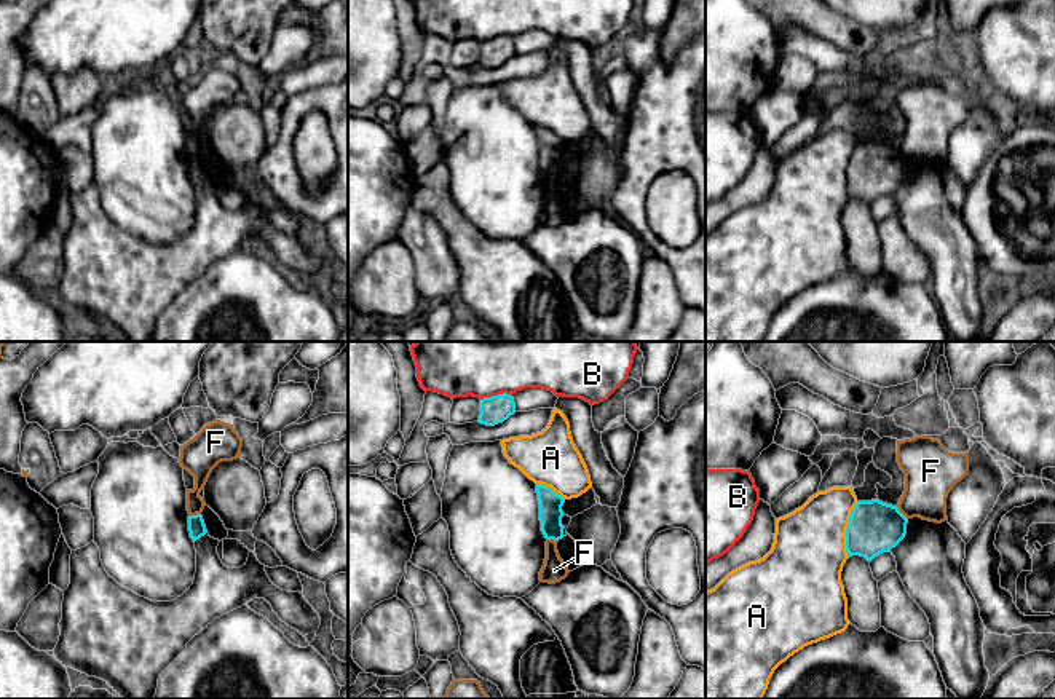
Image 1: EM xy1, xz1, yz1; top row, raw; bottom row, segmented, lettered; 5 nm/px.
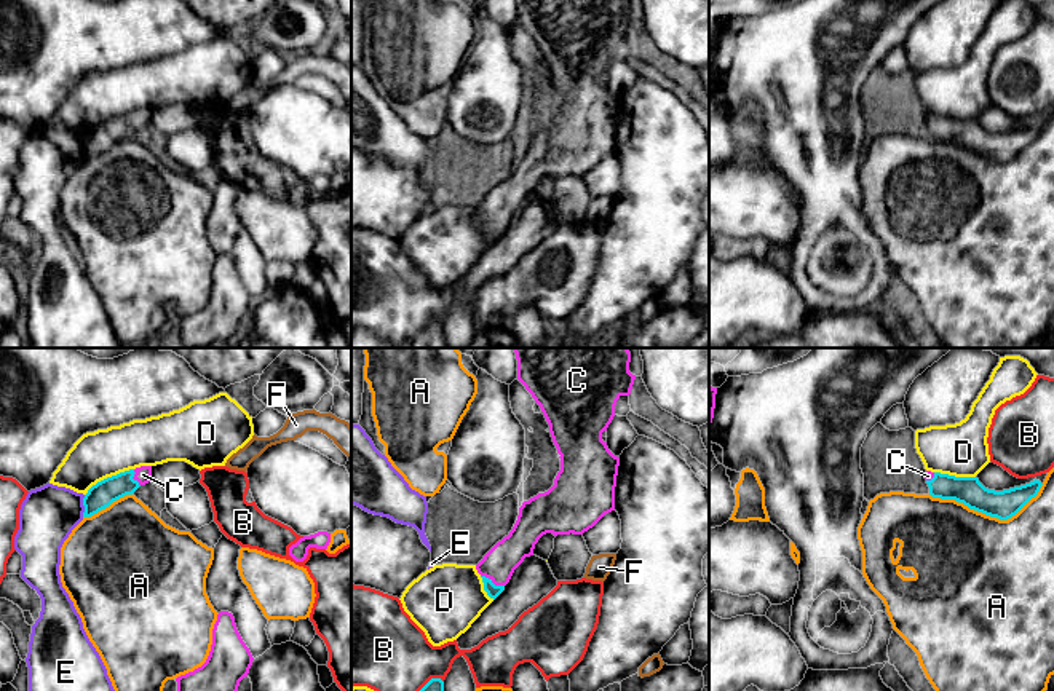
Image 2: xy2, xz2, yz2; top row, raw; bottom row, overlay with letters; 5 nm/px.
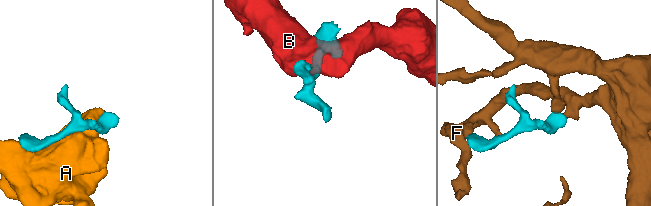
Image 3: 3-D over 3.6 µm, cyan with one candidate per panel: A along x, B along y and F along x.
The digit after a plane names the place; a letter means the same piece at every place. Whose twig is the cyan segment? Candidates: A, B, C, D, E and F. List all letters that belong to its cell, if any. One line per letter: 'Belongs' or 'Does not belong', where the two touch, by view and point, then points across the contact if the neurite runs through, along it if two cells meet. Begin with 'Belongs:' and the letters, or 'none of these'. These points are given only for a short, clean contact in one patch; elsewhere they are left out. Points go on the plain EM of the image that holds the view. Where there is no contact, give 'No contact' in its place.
Belongs: C
A: Does not belong. Touches cyan at yz2 (987, 157)
B: Does not belong. Touches cyan at xz1 (495, 39)
C: Belongs. Touches cyan at xz2 (491, 224). Path across: xz2 (492, 233), (491, 224), (499, 206)
D: Does not belong. Touches cyan at xy2 (107, 120)
E: Does not belong. Touches cyan at xy2 (83, 147). Boundary: xy2 (85, 138), (82, 158)
F: Does not belong. Touches cyan at yz1 (900, 155). Boundary: yz1 (896, 149), (907, 161)

